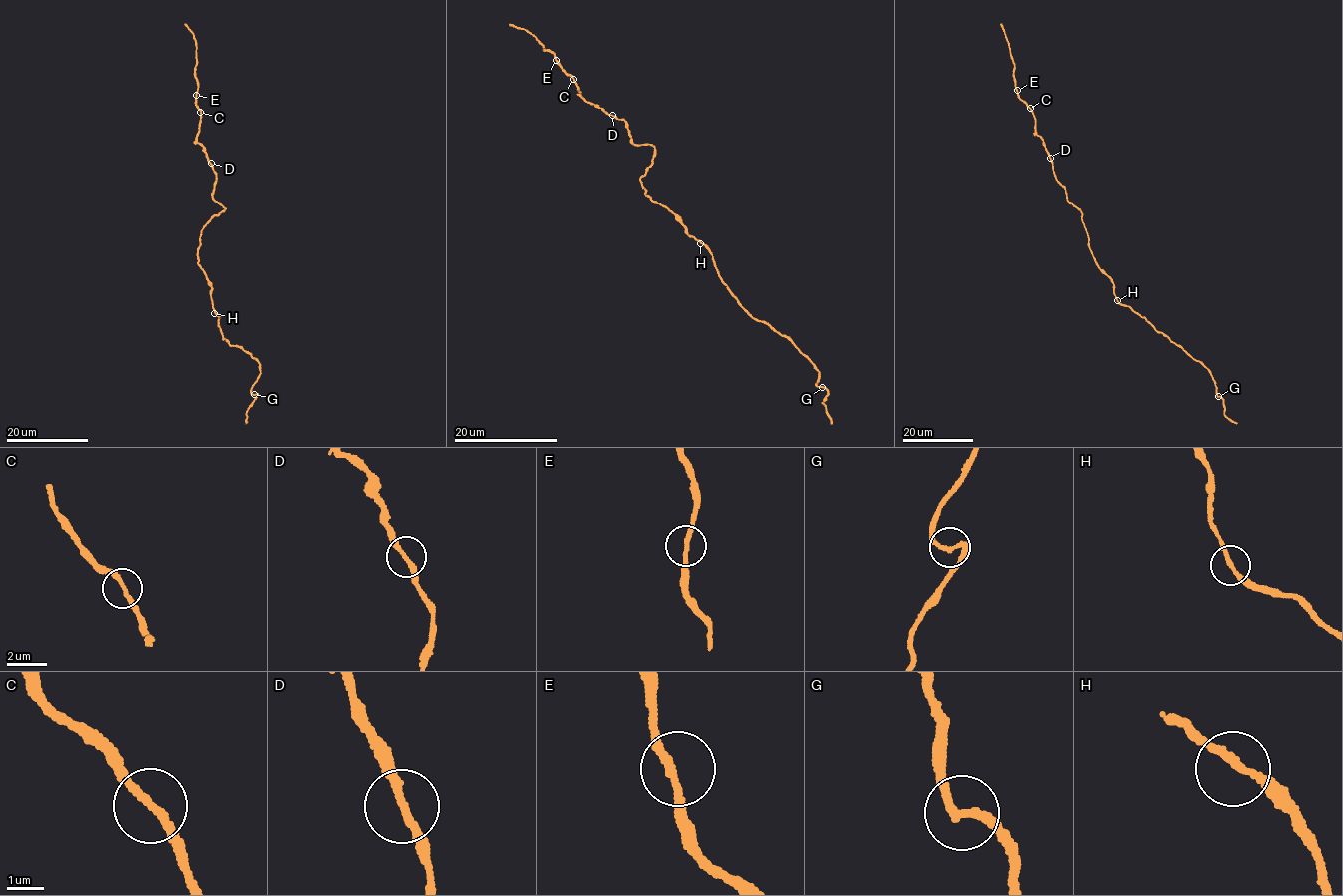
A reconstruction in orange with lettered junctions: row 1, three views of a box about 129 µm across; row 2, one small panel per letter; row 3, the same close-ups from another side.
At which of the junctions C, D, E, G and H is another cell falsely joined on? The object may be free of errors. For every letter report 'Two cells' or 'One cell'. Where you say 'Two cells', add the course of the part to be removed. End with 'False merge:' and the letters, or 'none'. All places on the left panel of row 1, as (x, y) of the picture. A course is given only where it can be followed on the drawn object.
C: One cell
D: One cell
E: One cell
G: One cell
H: One cell
False merge: none

